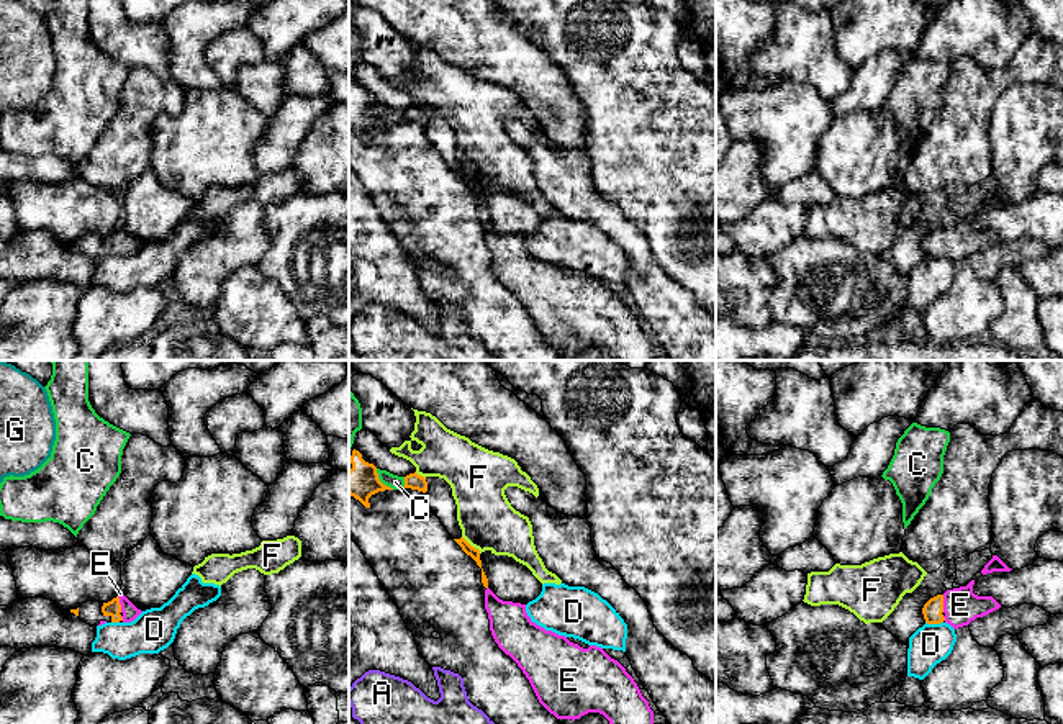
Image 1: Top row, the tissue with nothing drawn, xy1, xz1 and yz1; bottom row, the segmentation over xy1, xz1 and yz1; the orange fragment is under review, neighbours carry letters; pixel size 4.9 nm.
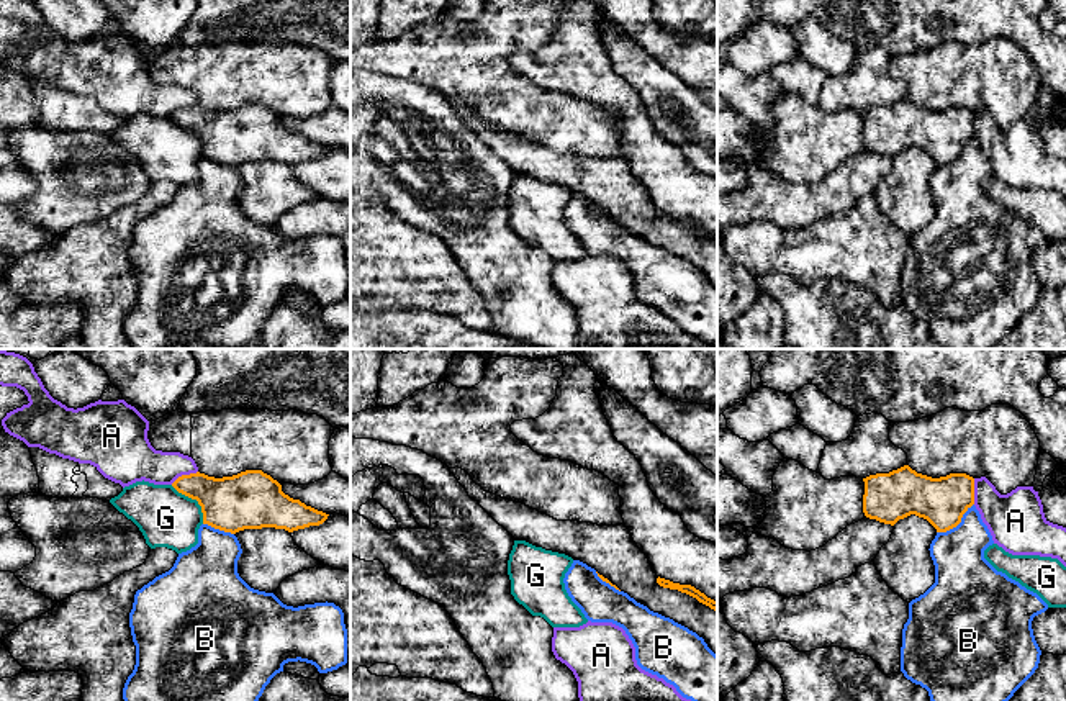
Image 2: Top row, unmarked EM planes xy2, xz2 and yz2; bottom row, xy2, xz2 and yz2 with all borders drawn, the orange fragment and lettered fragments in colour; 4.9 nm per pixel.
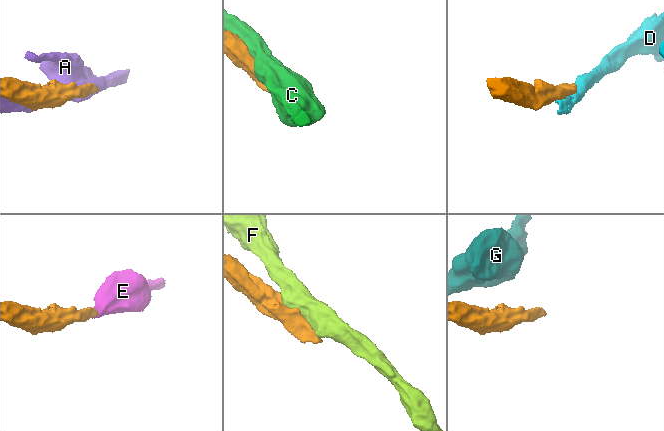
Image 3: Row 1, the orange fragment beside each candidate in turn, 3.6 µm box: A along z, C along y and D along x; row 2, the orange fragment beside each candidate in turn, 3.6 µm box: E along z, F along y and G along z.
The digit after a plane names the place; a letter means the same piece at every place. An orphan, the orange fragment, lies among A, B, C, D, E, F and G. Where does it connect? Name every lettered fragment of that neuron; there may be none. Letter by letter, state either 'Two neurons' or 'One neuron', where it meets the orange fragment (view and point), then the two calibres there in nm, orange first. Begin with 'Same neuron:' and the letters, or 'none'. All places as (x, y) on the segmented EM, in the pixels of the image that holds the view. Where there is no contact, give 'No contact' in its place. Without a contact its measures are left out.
Same neuron: E
A: Two neurons. Touches orange at xy2 (184, 475). Thickness 260 nm (orange) against 200 nm
B: Two neurons. Touches orange at yz2 (957, 524). Thickness 240 nm (orange) against 280 nm
C: Two neurons. Touches orange at xz1 (380, 482). Thickness 160 nm (orange) against 70 nm
D: Two neurons. Touches orange at yz1 (934, 623). Thickness 100 nm (orange) against 200 nm
E: One neuron. Touches orange at yz1 (942, 603). Thickness 100 nm (orange) against 180 nm
F: Two neurons. Touches orange at xz1 (470, 546). Thickness 50 nm (orange) against 280 nm
G: Two neurons. Touches orange at xy2 (195, 498). Thickness 280 nm (orange) against 280 nm

